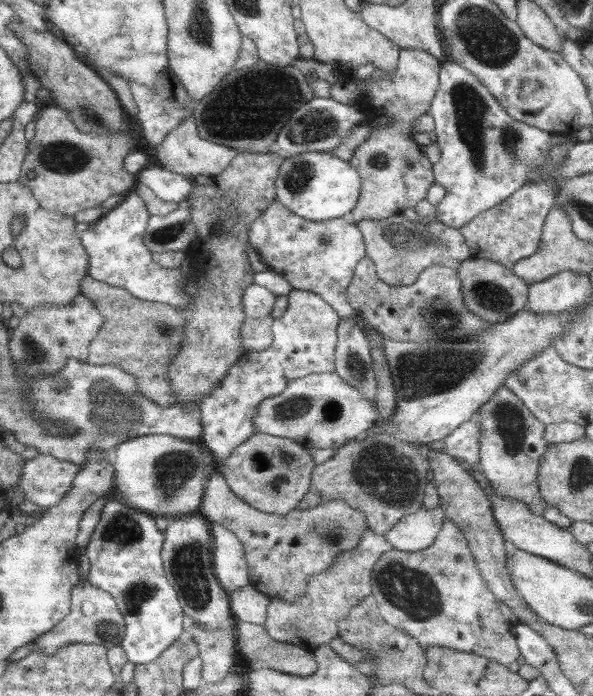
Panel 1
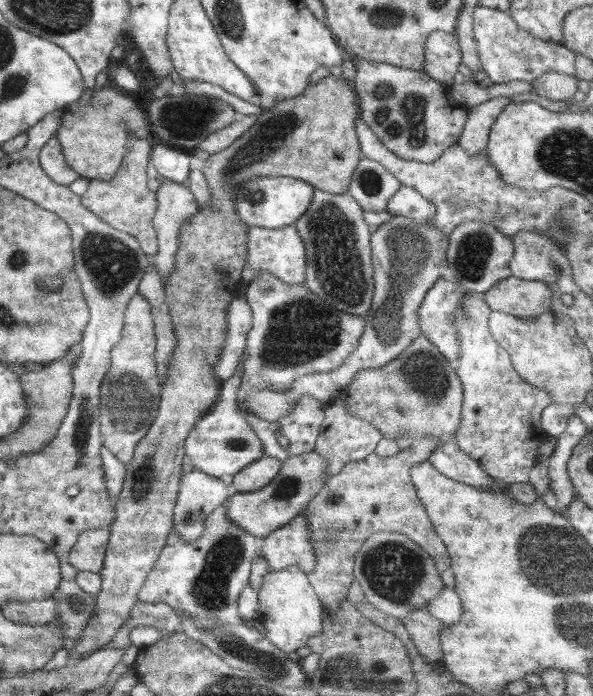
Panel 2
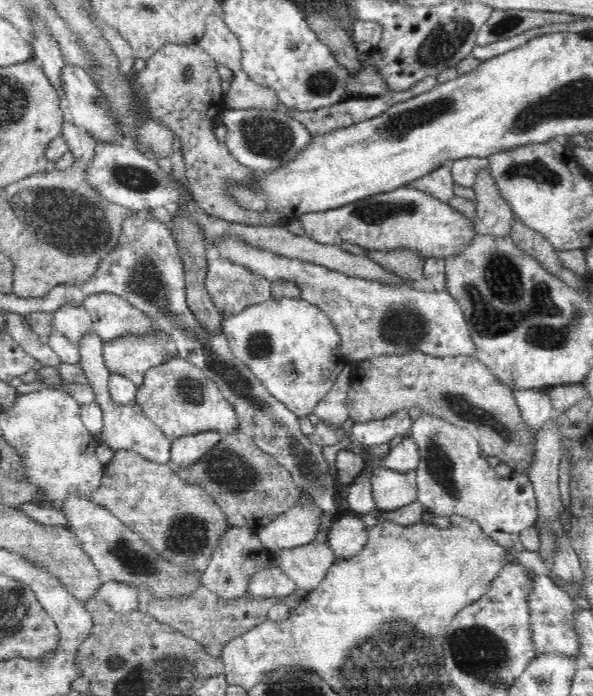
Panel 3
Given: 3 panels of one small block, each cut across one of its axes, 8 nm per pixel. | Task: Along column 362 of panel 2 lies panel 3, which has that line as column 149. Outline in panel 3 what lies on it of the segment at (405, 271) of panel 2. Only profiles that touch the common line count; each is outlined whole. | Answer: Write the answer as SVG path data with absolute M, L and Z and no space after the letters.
M159 328L151 335L128 333L103 342L104 365L110 373L118 372L139 387L150 368L166 363L171 345L168 335Z

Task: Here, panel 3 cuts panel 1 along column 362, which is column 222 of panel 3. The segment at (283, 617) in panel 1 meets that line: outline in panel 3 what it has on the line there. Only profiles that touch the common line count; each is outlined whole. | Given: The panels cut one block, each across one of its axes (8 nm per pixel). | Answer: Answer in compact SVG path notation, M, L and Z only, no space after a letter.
M230 527L220 538L218 546L211 552L209 563L201 576L202 585L222 599L230 600L248 594L249 578L260 569L272 565L274 554L261 542L256 530Z

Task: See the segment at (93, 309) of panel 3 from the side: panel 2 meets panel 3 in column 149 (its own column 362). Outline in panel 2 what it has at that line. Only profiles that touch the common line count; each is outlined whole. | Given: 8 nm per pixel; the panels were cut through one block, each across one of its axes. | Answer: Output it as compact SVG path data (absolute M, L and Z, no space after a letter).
M258 271L252 273L257 273L258 275L256 275L256 277L252 280L247 279L248 285L246 288L245 299L247 300L247 304L250 306L253 321L252 328L250 328L250 332L248 332L246 336L246 346L244 346L244 351L242 352L242 356L246 355L246 361L243 365L240 388L238 388L238 394L236 394L236 406L238 410L242 409L244 413L250 413L250 410L244 406L244 401L246 401L246 395L248 395L248 393L252 393L252 391L270 389L270 391L285 393L292 386L292 383L296 381L296 377L299 377L300 375L307 375L308 373L314 372L328 372L336 369L336 367L340 367L340 365L344 363L344 360L348 358L348 355L350 355L352 351L356 350L358 342L360 342L360 336L362 336L364 332L364 324L366 324L364 318L358 317L358 315L351 314L350 312L337 310L326 303L320 296L317 296L316 293L310 291L305 283L288 285L288 283L284 282L284 280L274 276L270 272Z

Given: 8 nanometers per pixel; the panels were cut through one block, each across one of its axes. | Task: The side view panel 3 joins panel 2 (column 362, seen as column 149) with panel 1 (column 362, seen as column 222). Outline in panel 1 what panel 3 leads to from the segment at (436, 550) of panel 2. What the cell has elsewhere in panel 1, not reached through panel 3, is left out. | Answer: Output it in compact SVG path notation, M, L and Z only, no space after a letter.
M215 465L206 468L203 487L200 513L212 522L224 525L238 537L249 564L251 585L270 598L296 603L298 597L305 593L309 576L321 573L340 553L353 549L369 529L367 516L343 500L331 500L306 510L296 508L286 516L252 508L230 490Z

